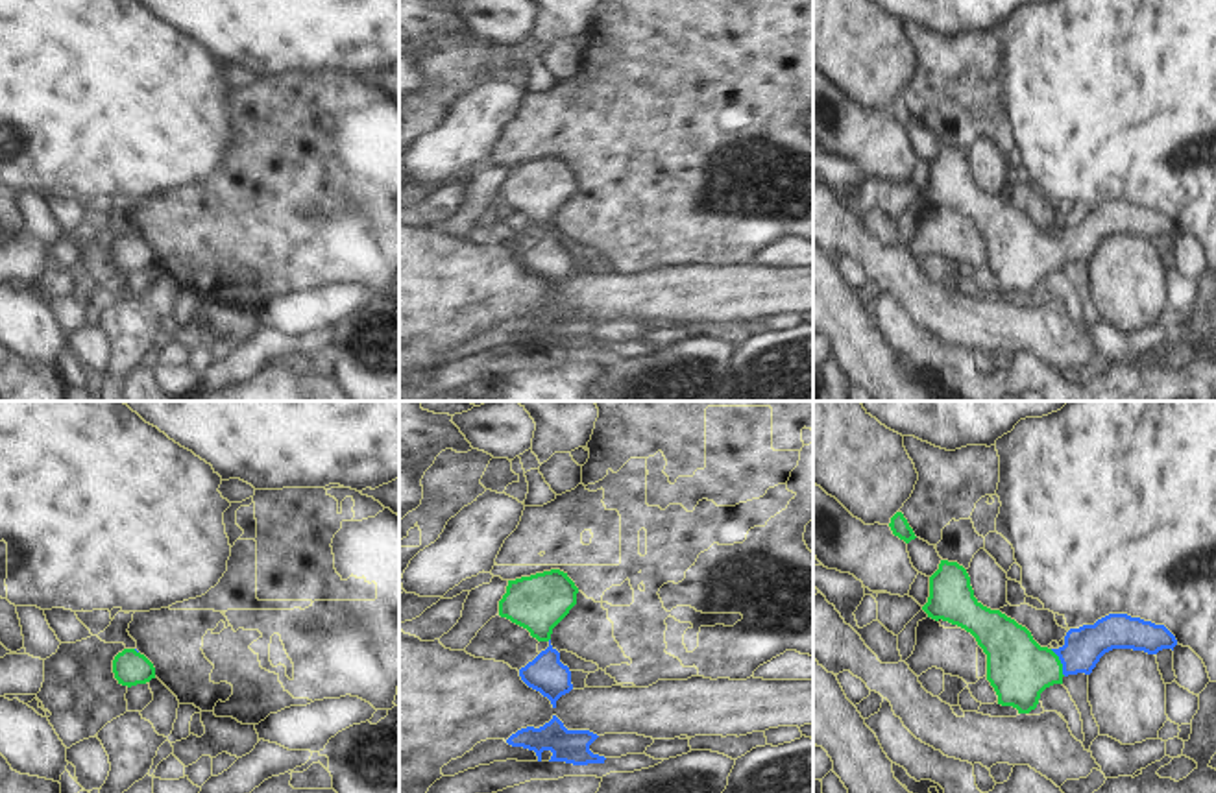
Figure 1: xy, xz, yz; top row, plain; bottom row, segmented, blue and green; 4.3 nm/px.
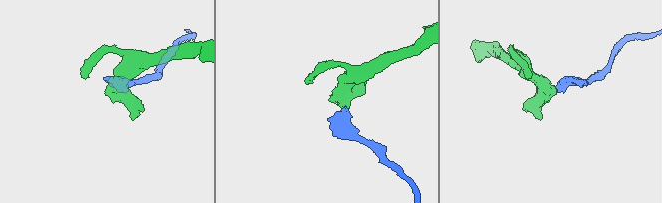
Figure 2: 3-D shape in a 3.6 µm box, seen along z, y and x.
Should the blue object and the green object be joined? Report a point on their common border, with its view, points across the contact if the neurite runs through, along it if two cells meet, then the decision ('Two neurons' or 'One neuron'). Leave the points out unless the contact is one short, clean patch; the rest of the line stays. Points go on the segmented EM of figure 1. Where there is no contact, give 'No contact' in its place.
Touches blue at yz (1061, 662). Path across: yz (1083, 647), (1072, 658), (1061, 662), (1019, 670). One neuron

